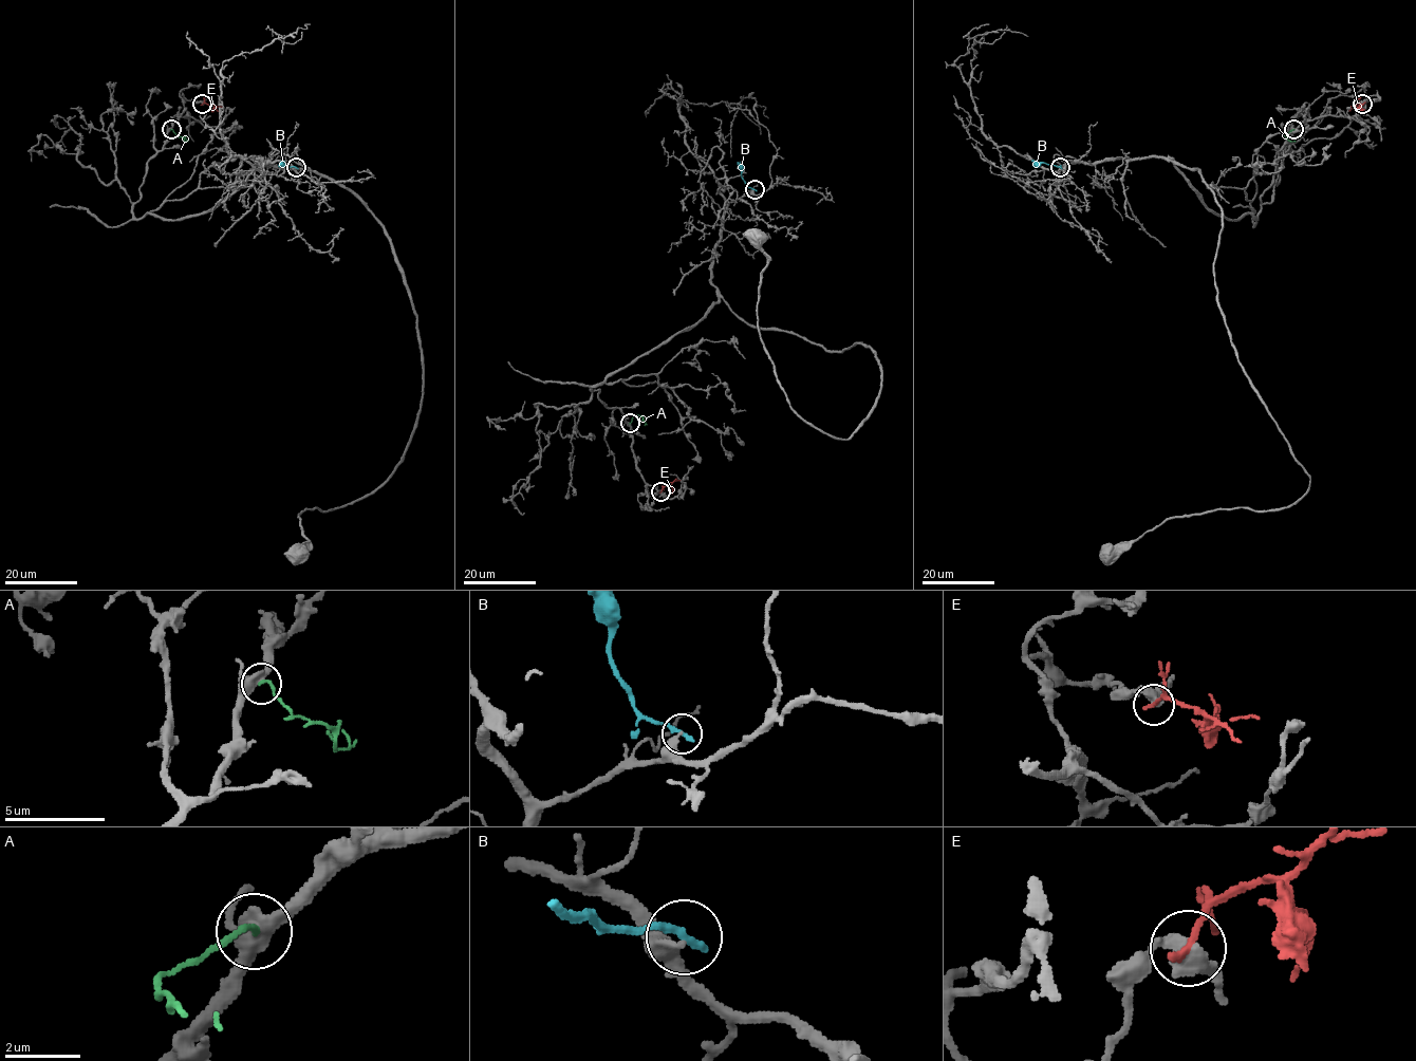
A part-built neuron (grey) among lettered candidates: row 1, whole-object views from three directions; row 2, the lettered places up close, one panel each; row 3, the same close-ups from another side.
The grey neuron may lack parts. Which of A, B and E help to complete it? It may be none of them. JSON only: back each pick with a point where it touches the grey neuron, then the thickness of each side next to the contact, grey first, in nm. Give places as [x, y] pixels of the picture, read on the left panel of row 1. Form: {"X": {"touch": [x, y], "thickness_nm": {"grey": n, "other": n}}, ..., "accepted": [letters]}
{"accepted": []}

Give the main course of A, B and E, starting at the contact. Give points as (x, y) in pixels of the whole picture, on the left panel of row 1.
A: (170, 130), (185, 142), (185, 137)
B: (295, 167), (282, 163), (279, 166)
E: (203, 105), (222, 107)

